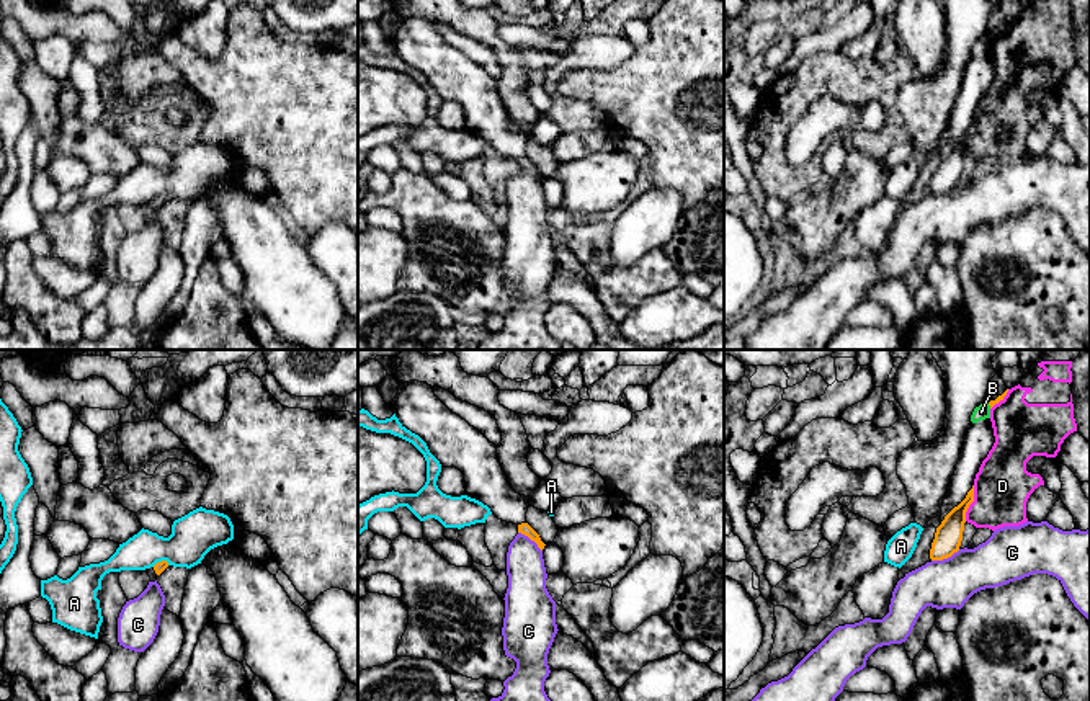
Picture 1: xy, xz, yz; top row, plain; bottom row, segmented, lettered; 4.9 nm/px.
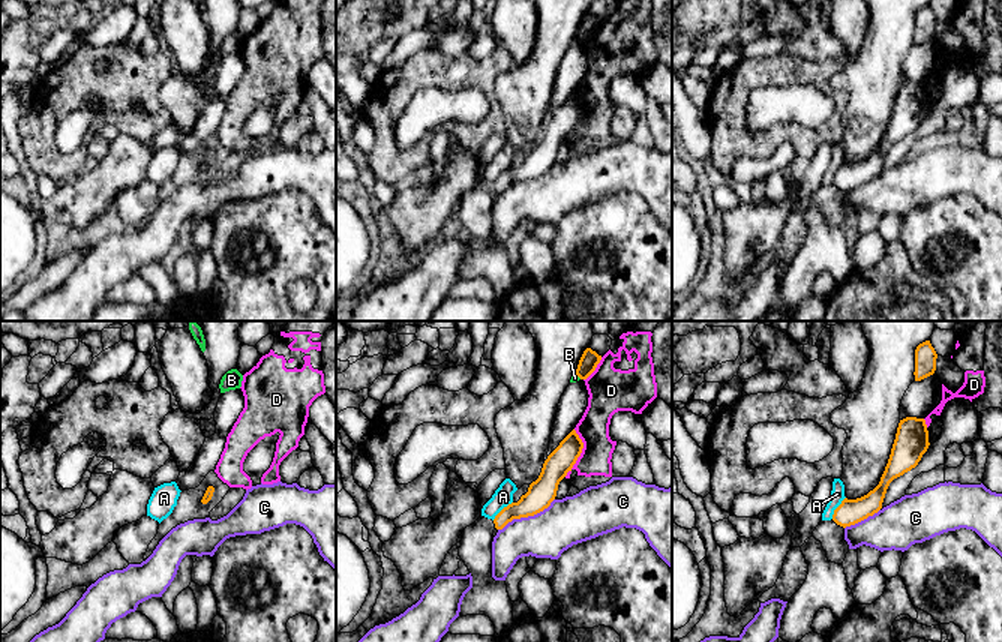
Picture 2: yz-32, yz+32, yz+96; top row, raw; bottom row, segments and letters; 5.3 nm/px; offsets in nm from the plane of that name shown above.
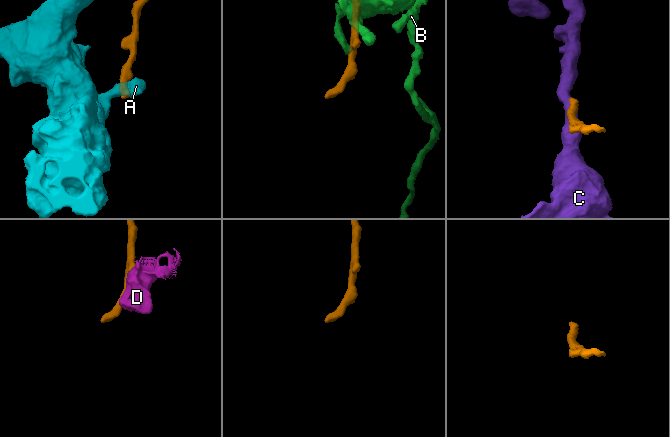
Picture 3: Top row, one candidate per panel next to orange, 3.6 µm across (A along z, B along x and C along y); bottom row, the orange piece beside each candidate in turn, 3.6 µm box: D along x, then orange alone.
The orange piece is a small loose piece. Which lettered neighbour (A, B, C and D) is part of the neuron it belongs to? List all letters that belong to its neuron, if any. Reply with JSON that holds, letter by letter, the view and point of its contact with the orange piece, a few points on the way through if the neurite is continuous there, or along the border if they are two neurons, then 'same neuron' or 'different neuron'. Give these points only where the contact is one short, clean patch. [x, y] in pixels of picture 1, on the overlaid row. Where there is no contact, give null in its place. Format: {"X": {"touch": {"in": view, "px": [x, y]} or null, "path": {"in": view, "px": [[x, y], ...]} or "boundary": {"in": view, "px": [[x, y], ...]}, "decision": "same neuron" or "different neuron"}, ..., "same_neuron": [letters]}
{"A": {"touch": {"in": "xy", "px": [162, 561]}, "boundary": {"in": "xy", "px": [[169, 562], [157, 561], [152, 566]]}, "decision": "different neuron"}, "B": {"touch": {"in": "yz", "px": [989, 404]}, "decision": "different neuron"}, "C": {"touch": {"in": "yz", "px": [945, 558]}, "boundary": {"in": "yz", "px": [[960, 549], [947, 558], [932, 561]]}, "decision": "different neuron"}, "D": {"touch": {"in": "yz", "px": [971, 502]}, "decision": "different neuron"}, "same_neuron": []}

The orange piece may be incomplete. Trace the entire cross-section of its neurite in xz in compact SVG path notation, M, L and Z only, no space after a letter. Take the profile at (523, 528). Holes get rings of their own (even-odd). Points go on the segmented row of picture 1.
M399 382L392 409L402 426L418 435L441 467L464 474L466 493L487 505L498 520L518 526L543 551L544 542L526 523L529 497L516 493L497 458L497 446L459 415L453 413L433 392L418 382Z

